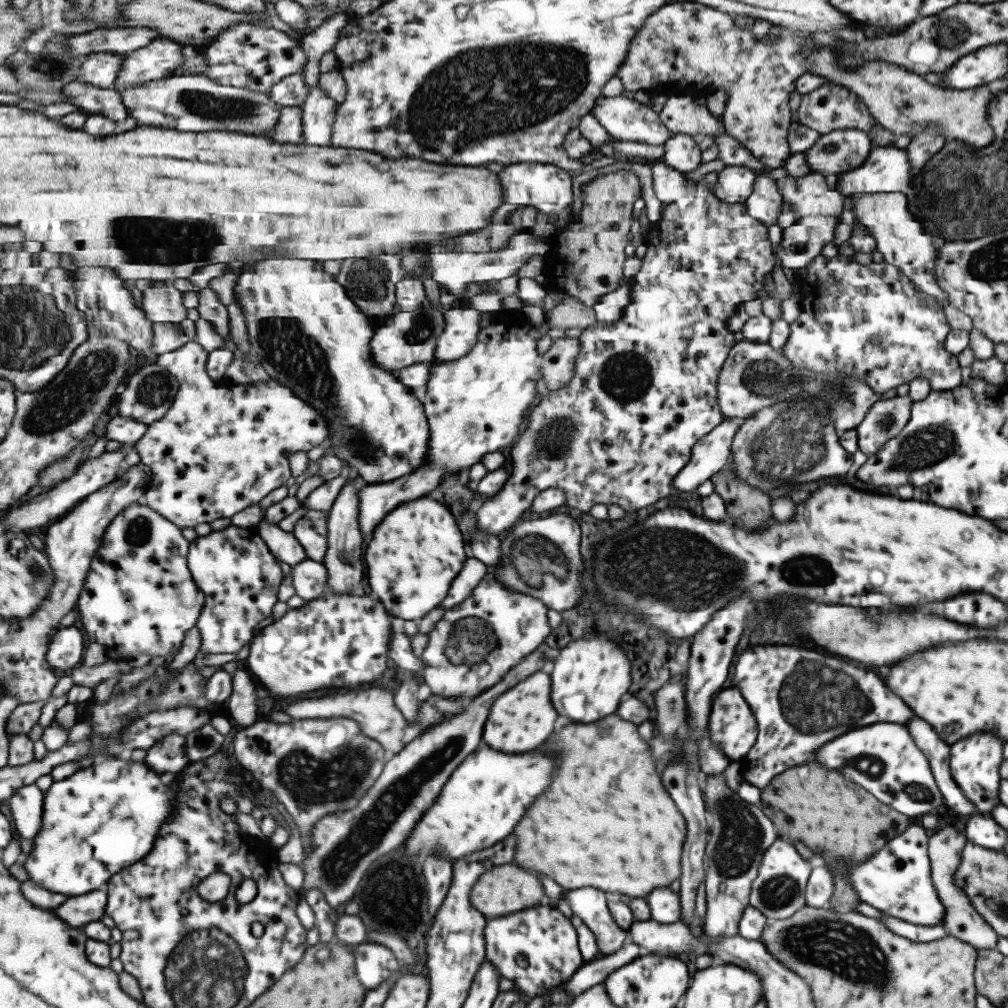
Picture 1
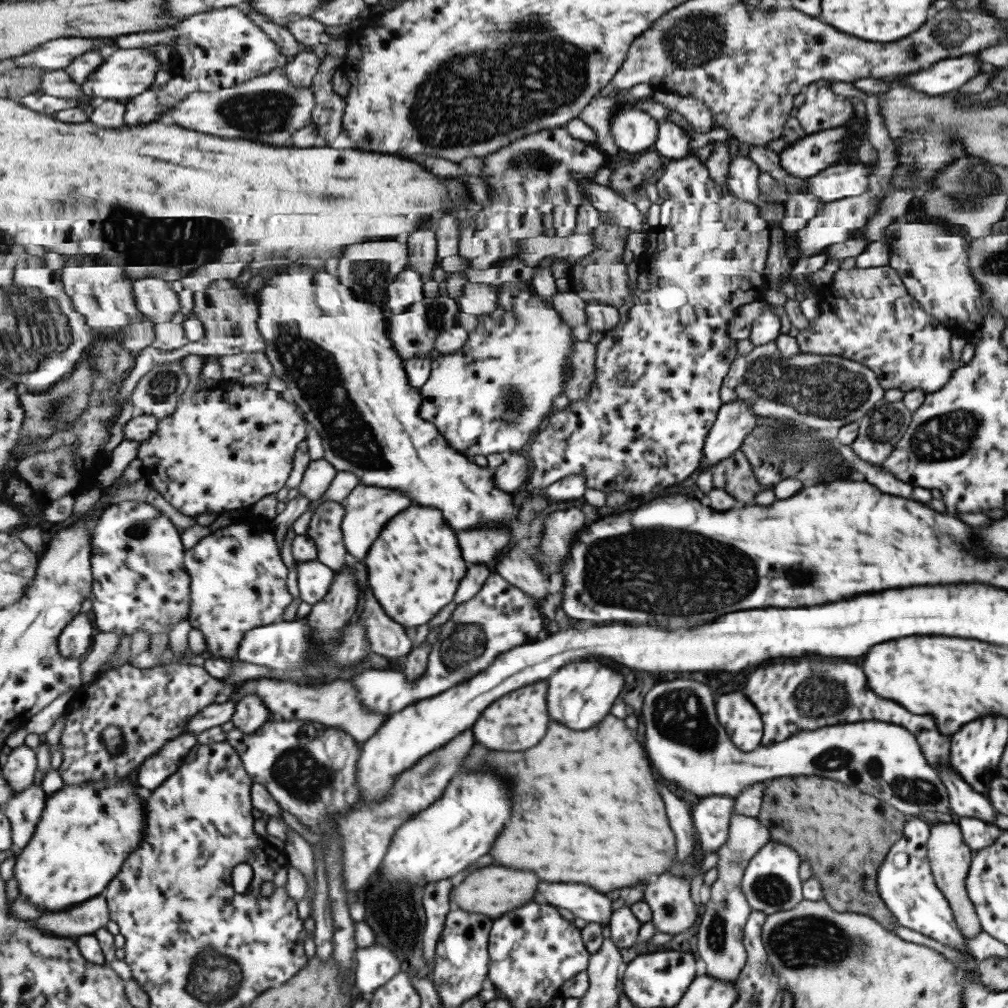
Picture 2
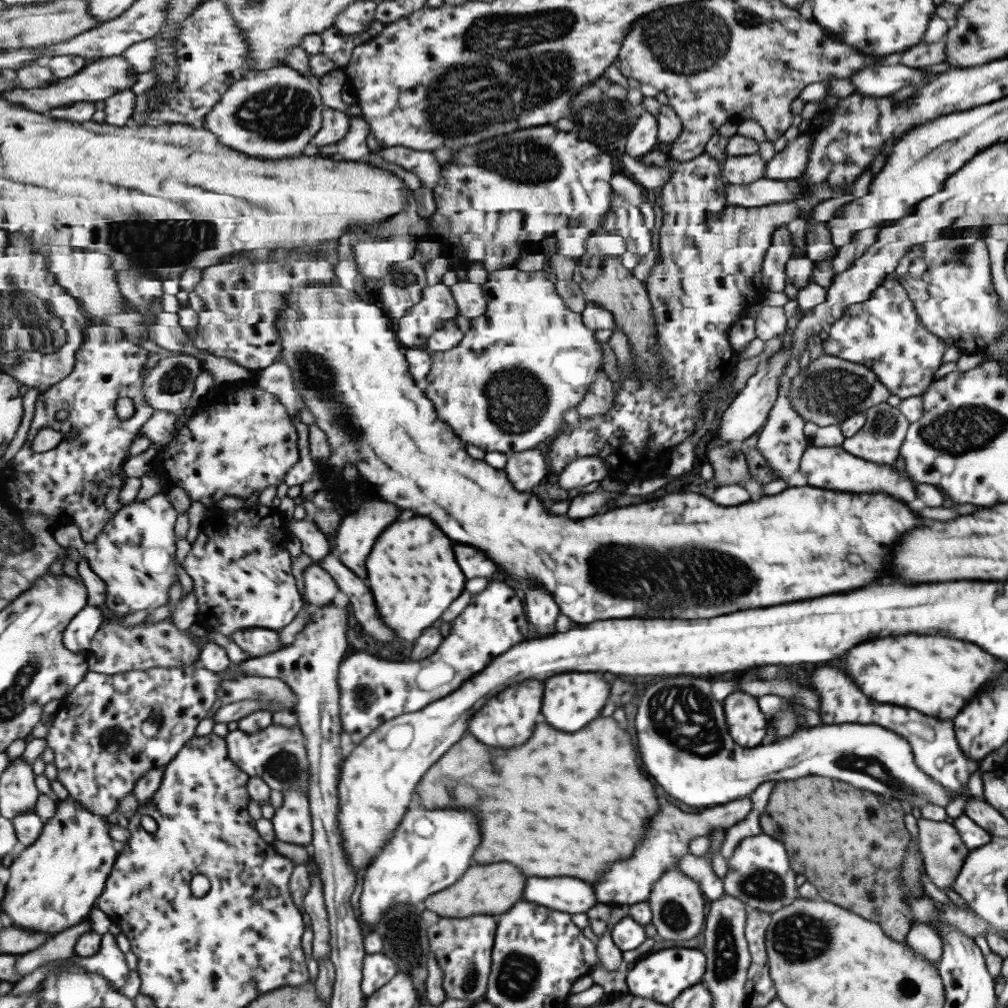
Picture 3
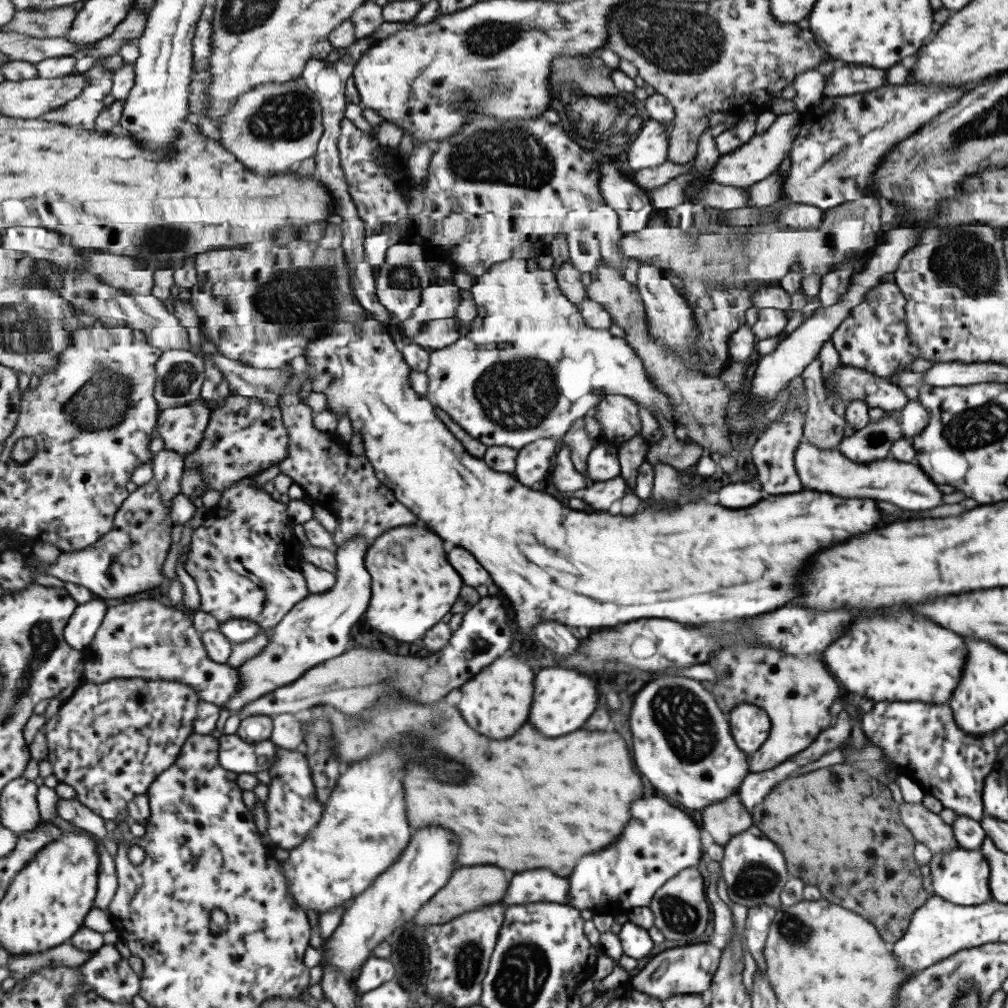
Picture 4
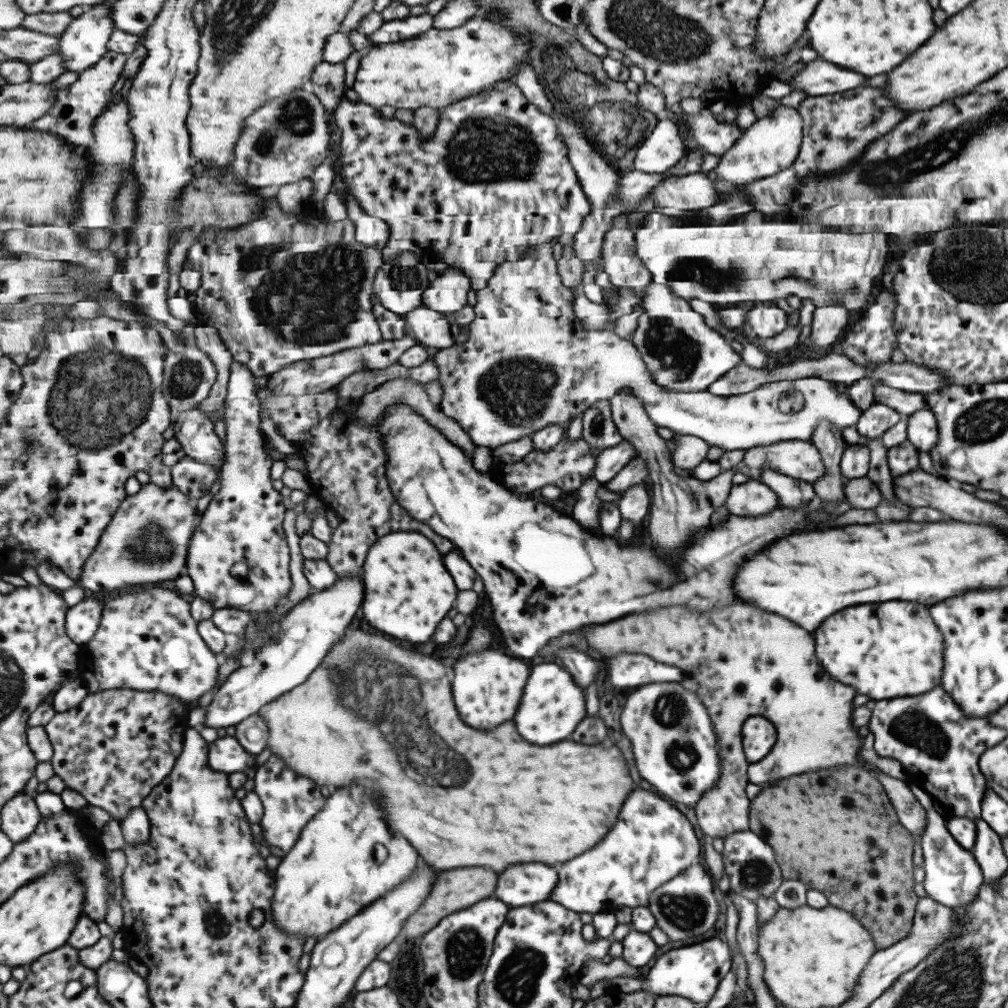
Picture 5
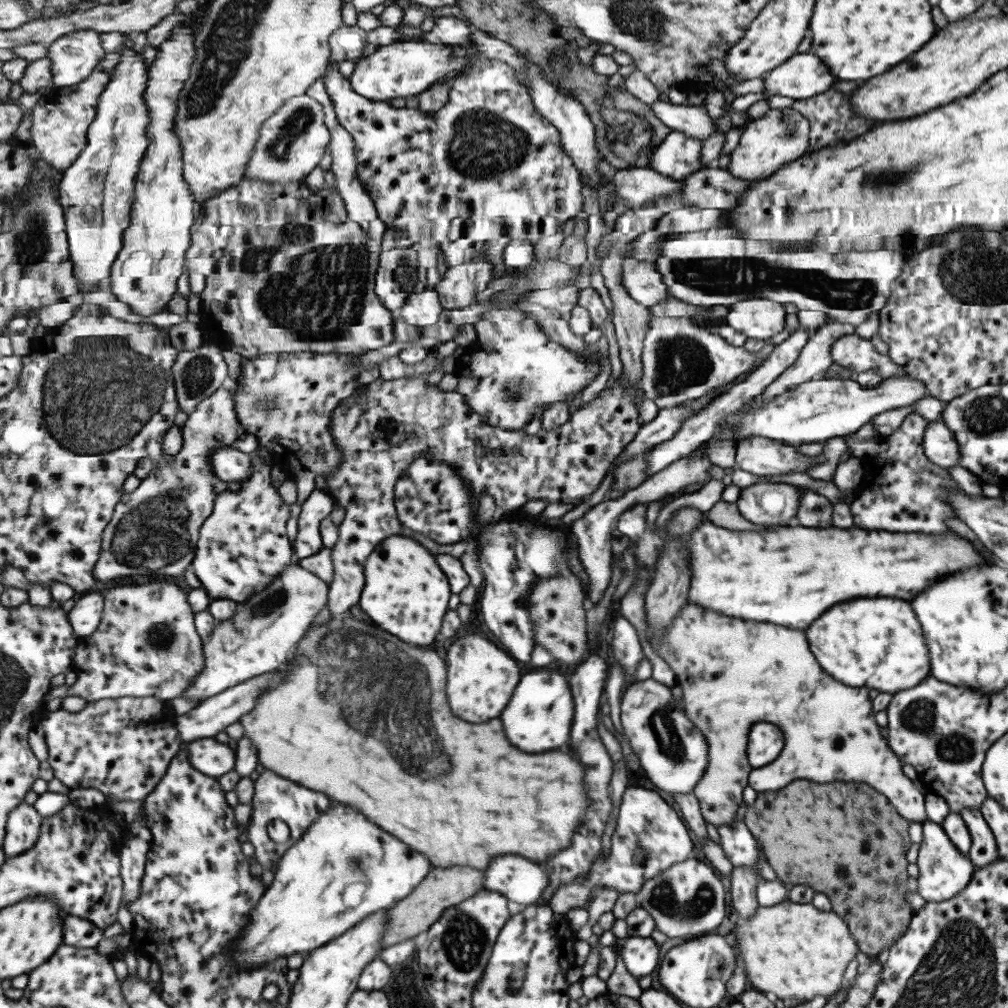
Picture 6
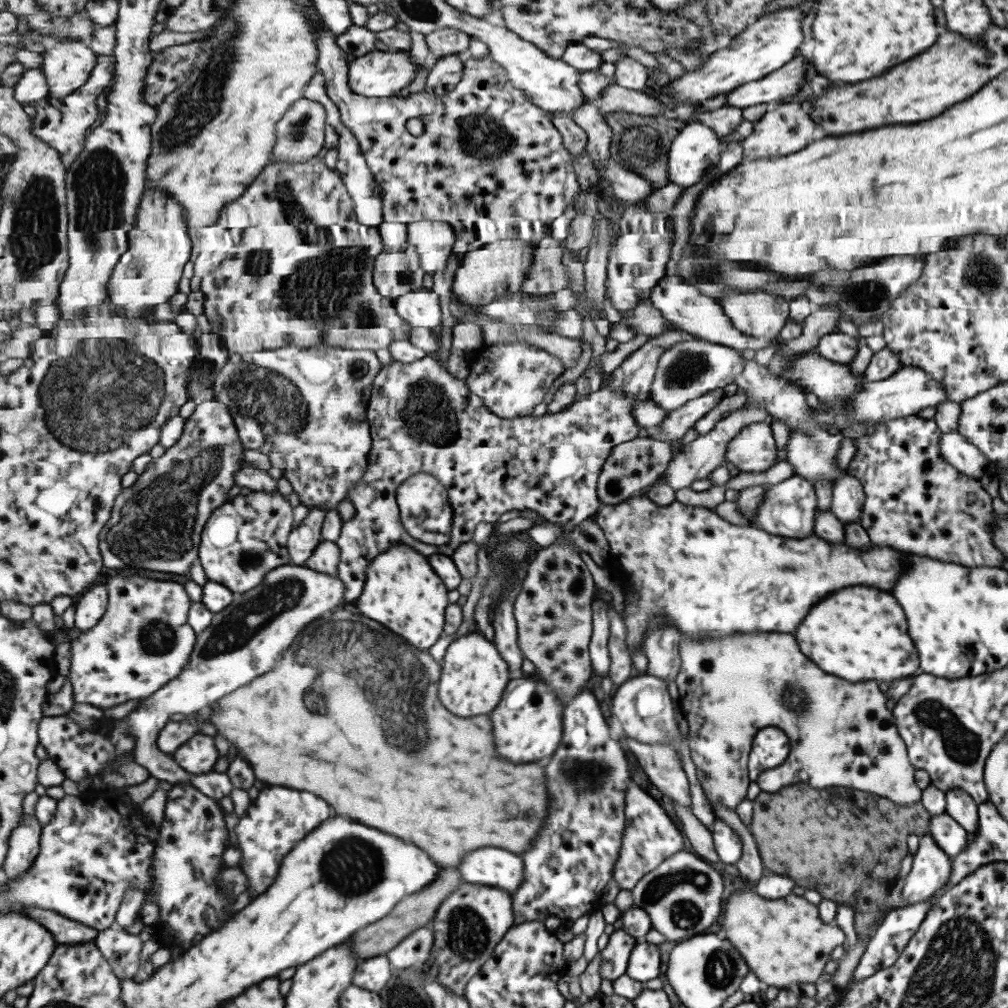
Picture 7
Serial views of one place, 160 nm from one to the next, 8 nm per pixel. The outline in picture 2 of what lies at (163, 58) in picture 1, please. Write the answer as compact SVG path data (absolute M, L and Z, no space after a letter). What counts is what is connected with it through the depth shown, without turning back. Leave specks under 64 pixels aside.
M147 47L117 48L107 54L105 63L87 79L83 85L83 92L89 99L95 99L98 102L110 99L126 102L131 98L139 97L139 94L146 93L147 90L153 90L155 74L162 68L163 64L151 50L147 50Z

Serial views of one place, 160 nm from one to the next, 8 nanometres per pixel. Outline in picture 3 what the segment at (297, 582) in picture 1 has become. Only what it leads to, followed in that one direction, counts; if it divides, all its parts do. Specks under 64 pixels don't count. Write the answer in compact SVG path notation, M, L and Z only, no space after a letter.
M313 563L303 571L304 594L307 604L330 604L340 588L338 582L321 566Z

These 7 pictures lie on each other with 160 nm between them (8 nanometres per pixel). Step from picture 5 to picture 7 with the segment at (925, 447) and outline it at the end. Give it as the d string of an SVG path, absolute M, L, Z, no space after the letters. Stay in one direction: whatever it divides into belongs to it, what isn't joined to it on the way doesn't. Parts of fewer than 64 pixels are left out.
M957 432L941 433L938 440L939 456L961 474L979 479L988 465L980 450L969 444Z

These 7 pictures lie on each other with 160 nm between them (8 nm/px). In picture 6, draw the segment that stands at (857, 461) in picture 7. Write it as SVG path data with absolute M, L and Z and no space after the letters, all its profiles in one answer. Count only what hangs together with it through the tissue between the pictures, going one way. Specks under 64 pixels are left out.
M907 414L901 424L886 437L888 449L863 462L864 477L861 487L848 505L855 527L863 530L885 530L891 534L958 536L945 526L944 521L957 519L947 501L947 495L961 490L956 488L955 481L943 467L924 457L922 436L927 423L918 414Z

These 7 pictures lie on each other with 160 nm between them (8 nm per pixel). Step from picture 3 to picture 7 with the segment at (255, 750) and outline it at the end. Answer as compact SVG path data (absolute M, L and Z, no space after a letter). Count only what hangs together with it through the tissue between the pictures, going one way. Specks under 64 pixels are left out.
M199 732L179 750L176 750L173 756L181 768L191 774L199 775L213 772L219 760L219 750L215 746L213 736Z

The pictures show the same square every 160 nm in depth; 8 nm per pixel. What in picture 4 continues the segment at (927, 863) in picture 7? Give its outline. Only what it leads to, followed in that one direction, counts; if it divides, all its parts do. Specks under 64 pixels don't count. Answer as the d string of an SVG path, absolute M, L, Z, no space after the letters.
M956 847L951 848L947 852L938 852L932 855L927 865L931 874L932 892L943 898L943 900L948 900L961 906L977 906L982 902L992 899L988 885L990 873L989 863L979 848L965 850Z

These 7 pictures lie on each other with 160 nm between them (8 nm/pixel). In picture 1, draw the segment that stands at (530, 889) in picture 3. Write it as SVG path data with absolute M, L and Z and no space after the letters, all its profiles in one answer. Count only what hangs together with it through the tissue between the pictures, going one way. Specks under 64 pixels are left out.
M595 887L563 891L573 913L577 913L596 934L597 944L602 955L615 954L623 948L627 940L624 931L616 922L607 904L603 890Z

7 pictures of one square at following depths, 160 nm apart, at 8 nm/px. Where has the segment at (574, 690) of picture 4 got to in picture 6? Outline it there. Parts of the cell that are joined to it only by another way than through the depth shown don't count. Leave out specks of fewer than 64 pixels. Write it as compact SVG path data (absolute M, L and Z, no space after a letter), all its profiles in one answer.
M541 667L541 670L526 668L522 681L511 699L511 706L507 706L501 720L505 722L507 736L521 750L549 752L569 742L575 710L576 702L570 681L567 682L567 678L559 674L559 670L547 667Z

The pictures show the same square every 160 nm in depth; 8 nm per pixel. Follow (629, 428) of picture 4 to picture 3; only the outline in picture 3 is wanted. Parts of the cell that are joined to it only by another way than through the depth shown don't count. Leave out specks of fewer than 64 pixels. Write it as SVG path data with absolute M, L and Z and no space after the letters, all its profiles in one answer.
M601 369L597 373L596 381L591 385L590 392L577 409L581 417L605 417L614 407L615 401L614 382L611 382L605 370Z

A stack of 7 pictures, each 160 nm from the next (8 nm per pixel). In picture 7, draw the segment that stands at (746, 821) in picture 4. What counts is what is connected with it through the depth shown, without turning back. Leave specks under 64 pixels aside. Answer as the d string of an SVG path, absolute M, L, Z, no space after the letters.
M745 633L745 634L731 634L730 637L725 638L701 638L701 640L691 640L687 636L681 636L679 644L680 655L680 670L675 677L675 684L678 690L679 710L687 722L687 742L690 752L691 762L696 766L696 776L699 785L702 788L705 798L708 802L713 804L724 804L729 810L737 808L741 799L745 797L746 787L750 782L748 780L748 770L746 762L750 752L750 746L755 736L755 733L766 726L774 726L775 728L783 730L787 734L788 744L791 746L787 760L781 766L774 766L773 768L762 770L759 776L756 777L757 786L763 792L777 792L779 788L783 788L785 784L795 784L795 782L805 782L811 788L827 788L827 786L849 786L855 790L863 790L863 792L871 792L877 796L890 800L898 806L913 806L920 800L921 789L919 789L914 782L914 768L908 761L906 755L906 748L903 741L899 738L898 732L895 728L892 711L887 711L885 702L887 701L884 694L877 688L877 682L843 682L831 674L823 674L814 662L807 660L797 644L795 638L791 634L785 633Z

